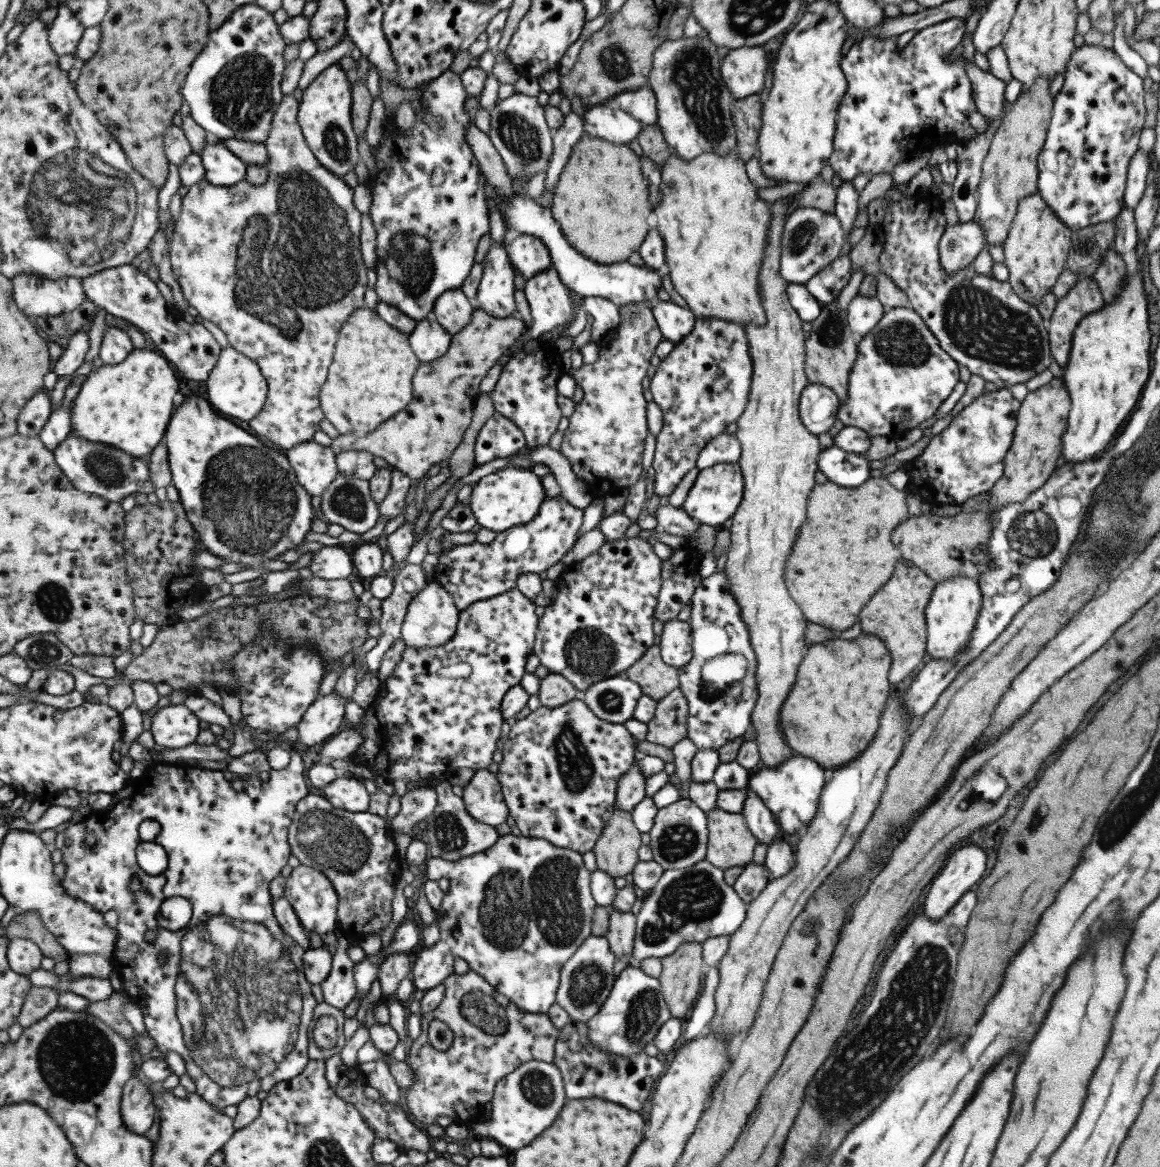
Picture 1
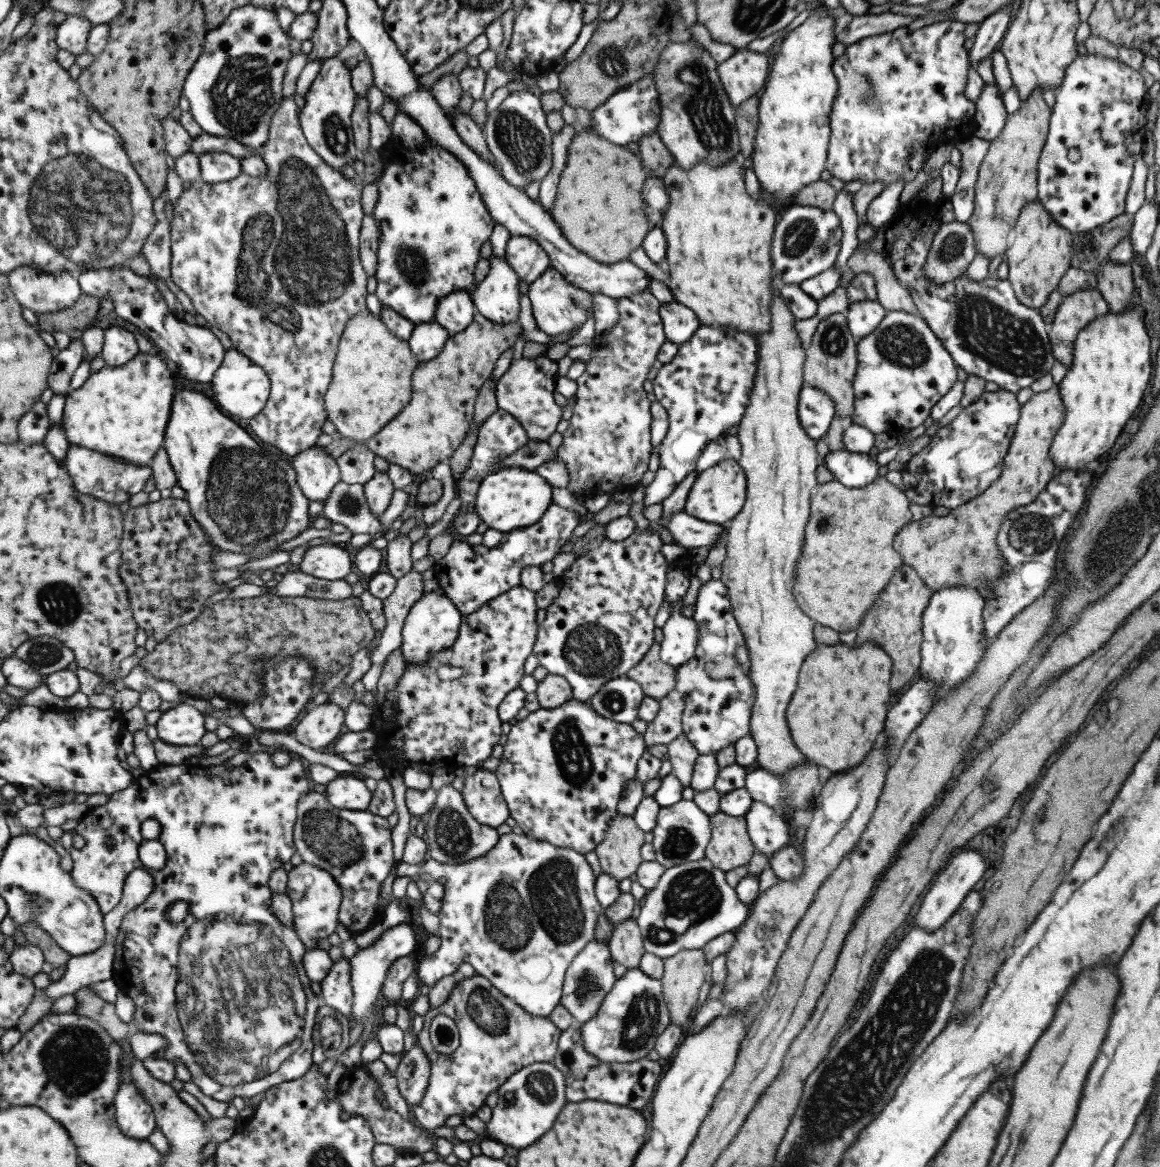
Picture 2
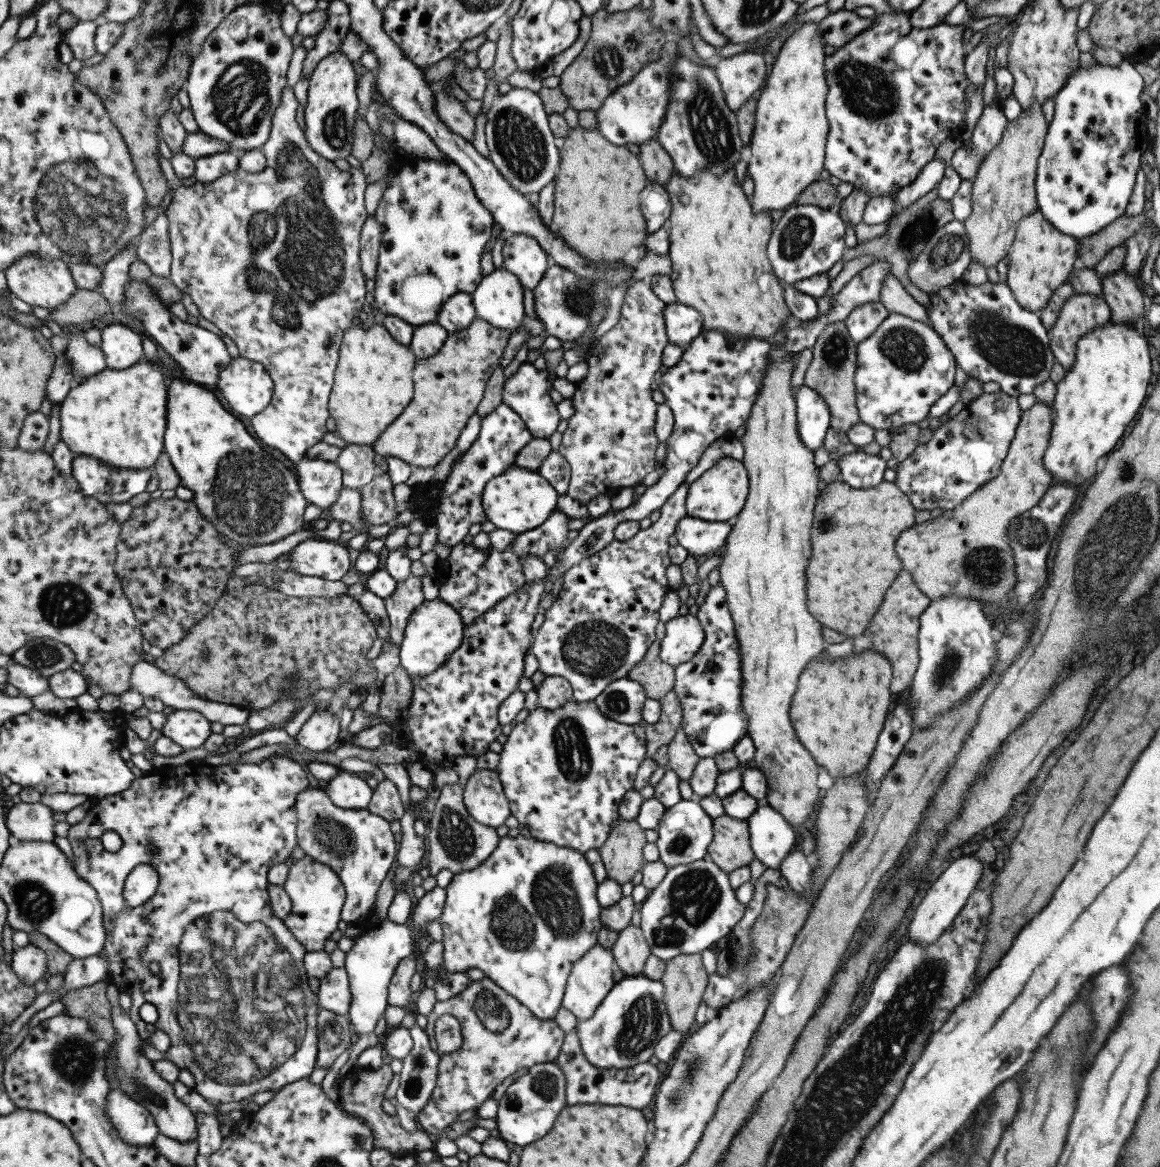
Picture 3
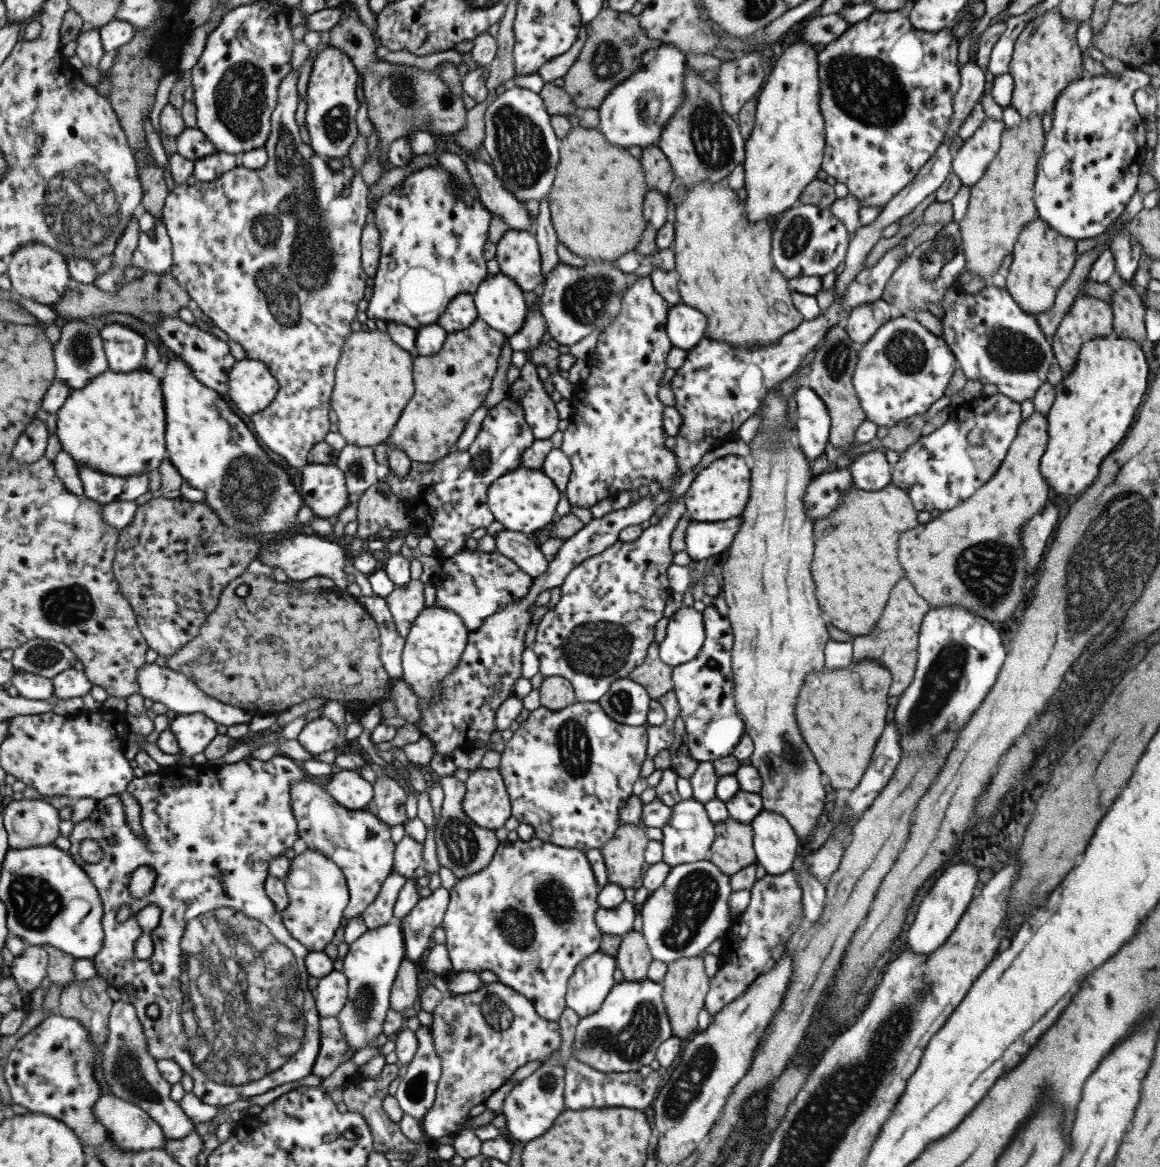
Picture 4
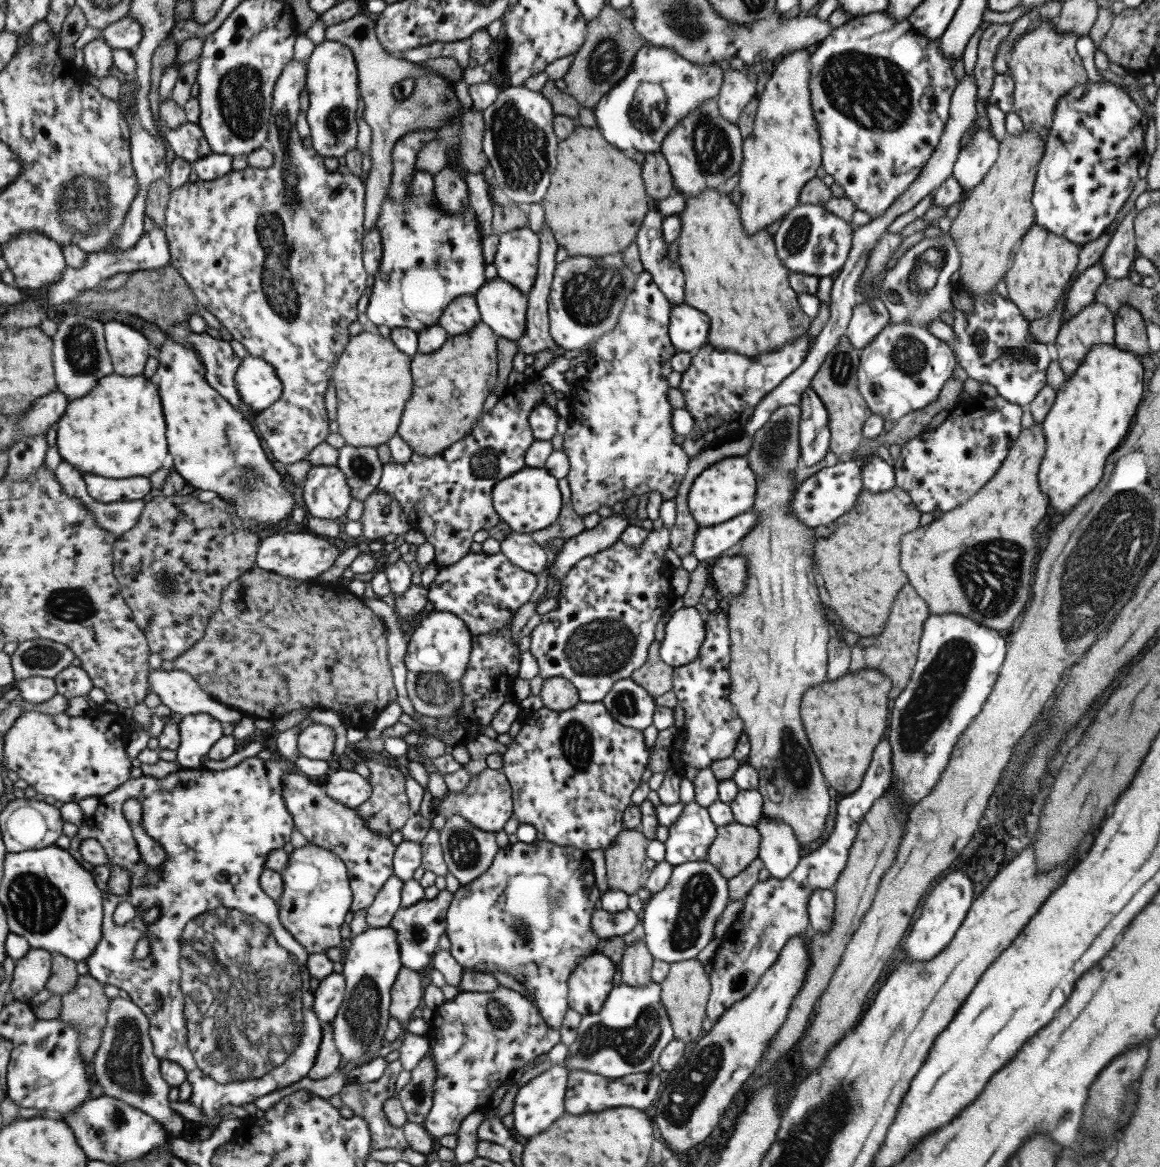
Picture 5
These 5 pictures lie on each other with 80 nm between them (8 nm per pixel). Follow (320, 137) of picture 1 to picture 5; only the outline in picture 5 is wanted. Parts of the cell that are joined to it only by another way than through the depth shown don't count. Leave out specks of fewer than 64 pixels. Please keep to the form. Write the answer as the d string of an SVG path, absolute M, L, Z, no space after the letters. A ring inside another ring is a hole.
M325 40L316 45L307 67L306 88L310 94L310 107L304 116L304 123L310 127L313 148L323 157L345 157L357 146L357 111L363 105L354 52L346 44Z

